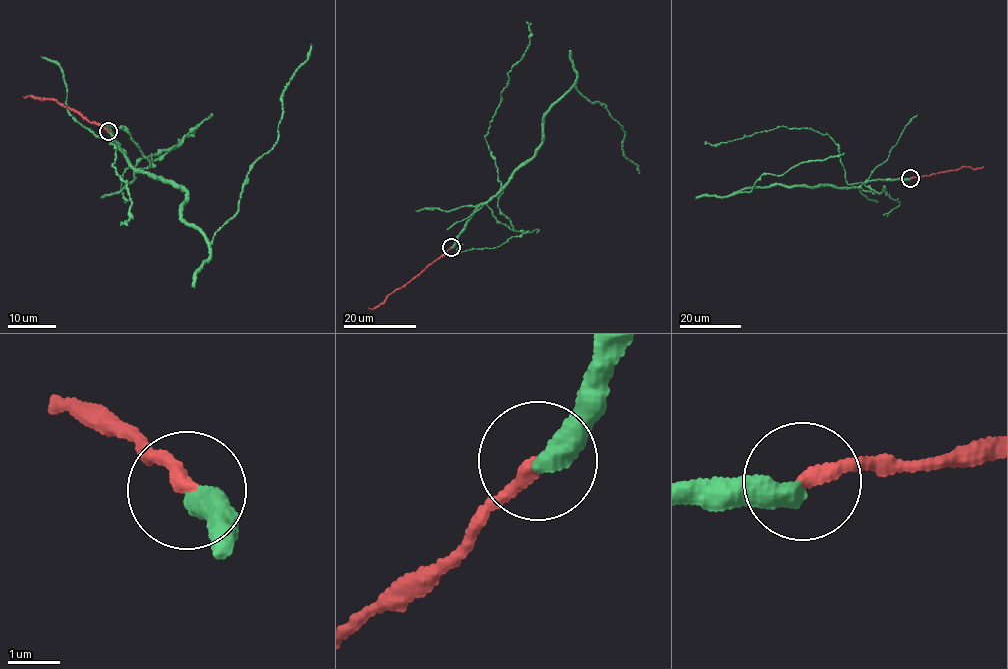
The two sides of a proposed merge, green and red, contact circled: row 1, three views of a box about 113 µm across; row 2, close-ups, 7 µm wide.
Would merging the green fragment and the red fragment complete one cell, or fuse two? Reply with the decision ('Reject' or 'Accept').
Reject

